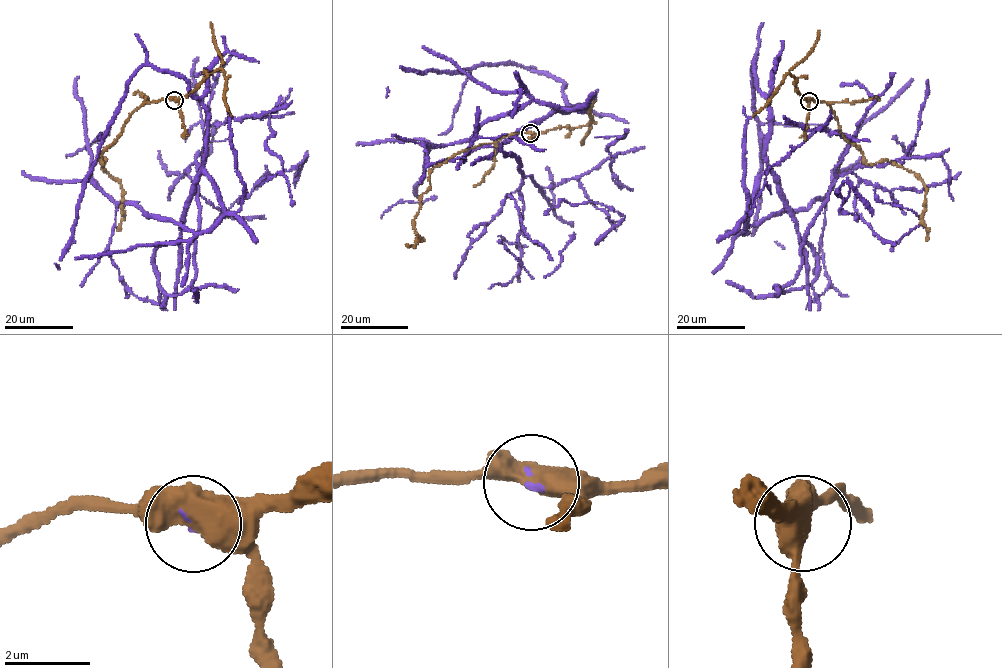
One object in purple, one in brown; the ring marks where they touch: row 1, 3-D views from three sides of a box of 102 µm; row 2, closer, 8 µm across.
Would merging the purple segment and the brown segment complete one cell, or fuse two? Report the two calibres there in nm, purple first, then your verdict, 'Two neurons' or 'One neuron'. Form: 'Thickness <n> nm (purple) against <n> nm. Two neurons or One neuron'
Thickness 90 nm (purple) against 600 nm. One neuron

